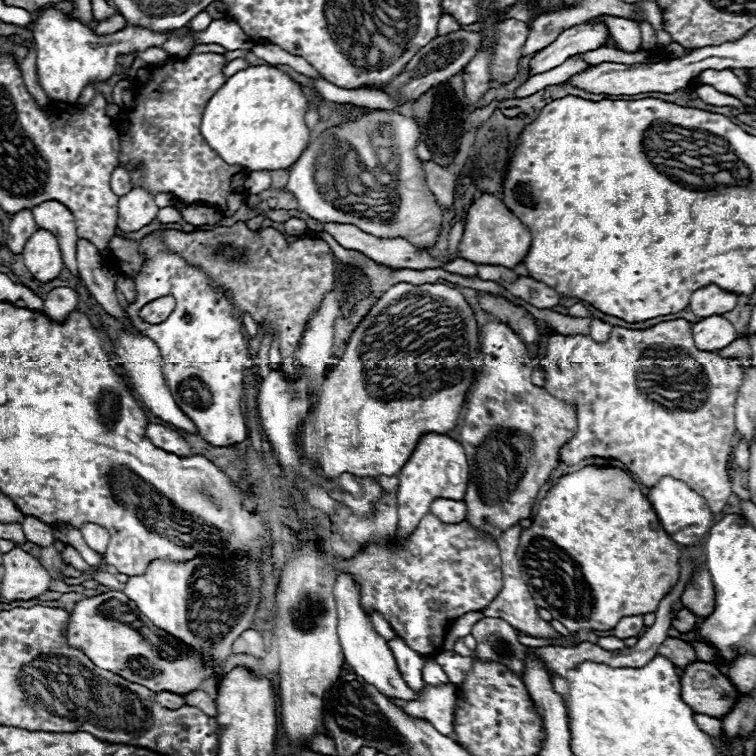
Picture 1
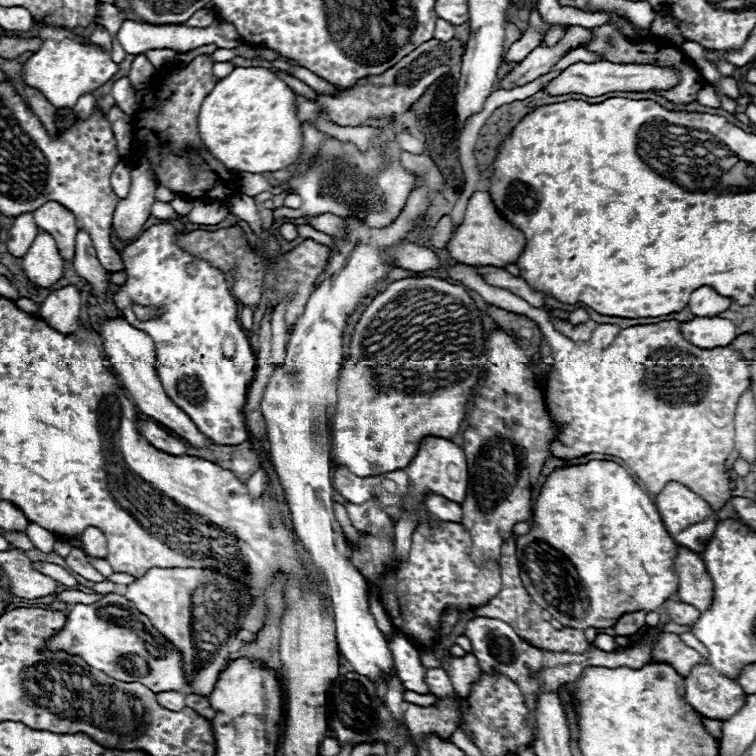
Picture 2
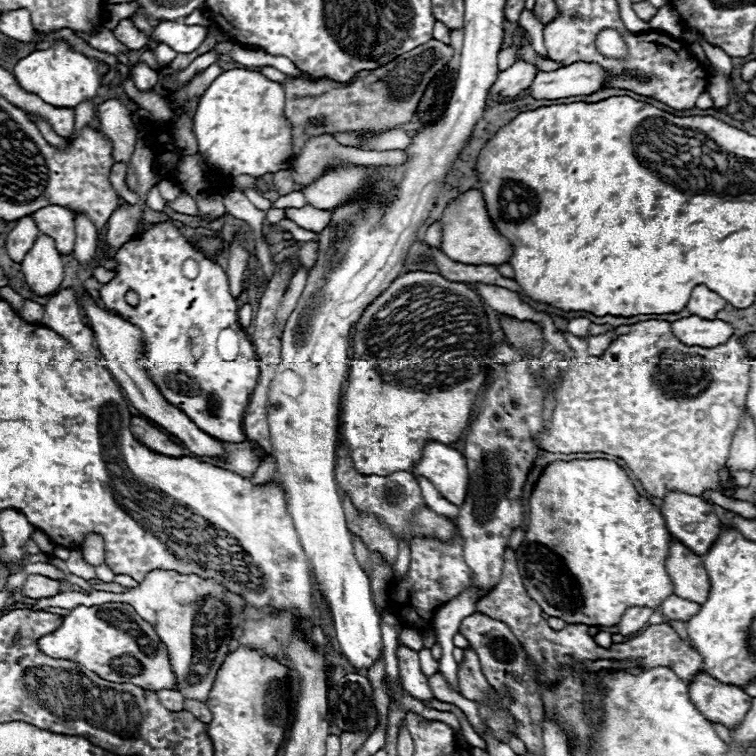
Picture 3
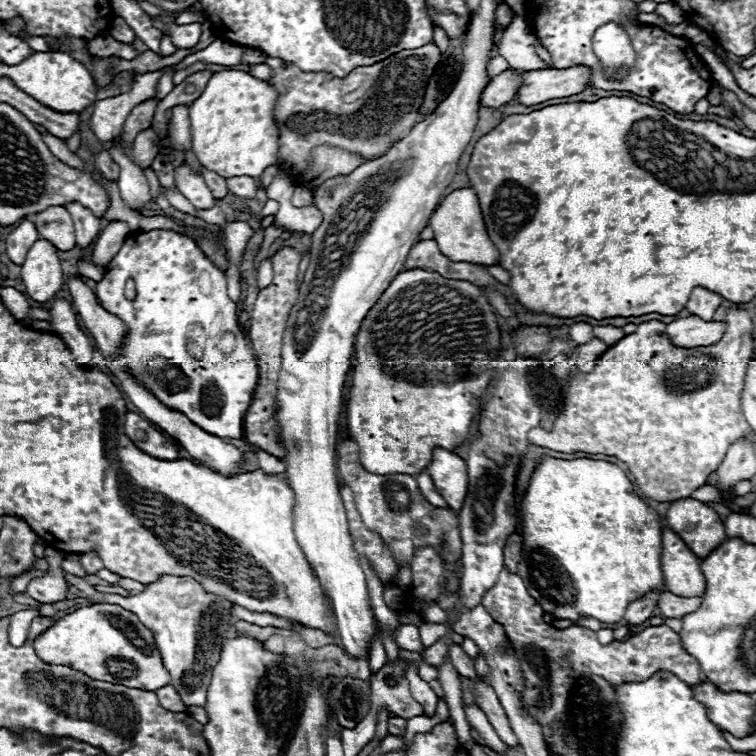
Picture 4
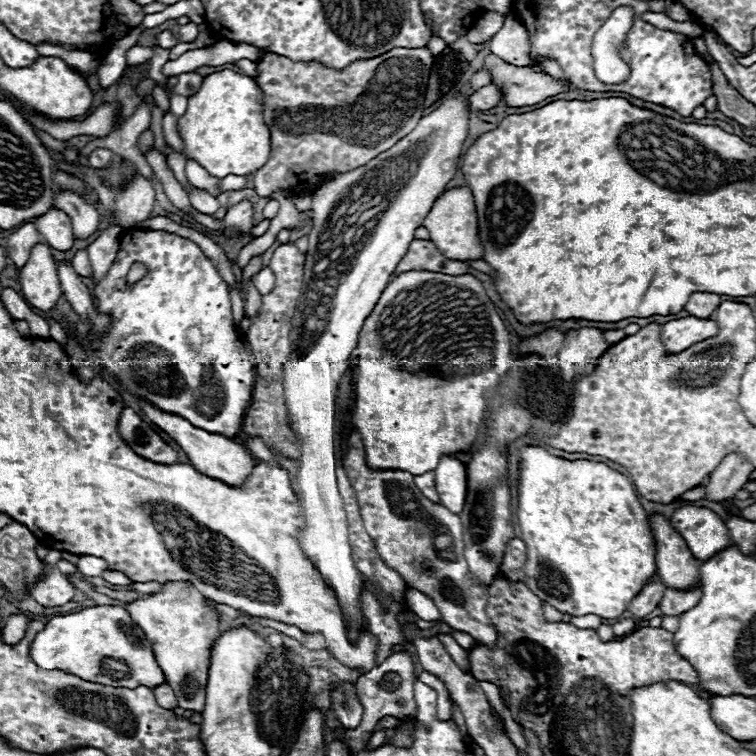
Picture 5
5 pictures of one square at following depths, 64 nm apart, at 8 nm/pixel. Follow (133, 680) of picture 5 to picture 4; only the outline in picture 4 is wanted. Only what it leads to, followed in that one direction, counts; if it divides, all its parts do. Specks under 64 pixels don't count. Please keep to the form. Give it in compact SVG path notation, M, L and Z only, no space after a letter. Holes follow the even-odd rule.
M92 604L58 618L54 626L50 626L50 630L42 632L34 640L34 652L46 664L74 666L74 670L82 670L82 674L86 674L88 678L110 684L144 688L152 692L170 684L170 674L162 666L152 632L132 612L116 604ZM110 662L128 664L128 668L112 672L108 668Z

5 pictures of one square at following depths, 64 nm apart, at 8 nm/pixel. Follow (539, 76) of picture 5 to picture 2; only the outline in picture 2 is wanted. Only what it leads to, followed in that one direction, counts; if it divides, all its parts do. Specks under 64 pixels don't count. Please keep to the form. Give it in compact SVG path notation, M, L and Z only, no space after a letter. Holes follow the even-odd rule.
M576 62L562 70L554 80L550 80L542 90L550 96L562 94L584 94L584 96L602 96L614 90L630 90L630 92L646 92L646 90L666 90L678 82L678 72L656 66L640 66L640 64L612 64L612 62Z

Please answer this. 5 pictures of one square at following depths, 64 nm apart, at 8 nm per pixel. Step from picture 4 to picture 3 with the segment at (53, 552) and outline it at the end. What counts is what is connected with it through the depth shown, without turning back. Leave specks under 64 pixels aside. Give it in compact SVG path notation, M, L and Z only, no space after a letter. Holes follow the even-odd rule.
M30 576L24 584L22 594L32 599L52 598L62 592L60 588L62 588L60 580L52 580L46 576Z

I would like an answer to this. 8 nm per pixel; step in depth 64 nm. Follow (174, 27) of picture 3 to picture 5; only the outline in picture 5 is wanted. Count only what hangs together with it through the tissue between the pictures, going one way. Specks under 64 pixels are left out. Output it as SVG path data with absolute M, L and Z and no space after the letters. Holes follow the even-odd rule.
M188 22L188 24L184 24L184 26L180 28L178 40L180 40L180 42L192 42L196 36L198 36L198 24Z

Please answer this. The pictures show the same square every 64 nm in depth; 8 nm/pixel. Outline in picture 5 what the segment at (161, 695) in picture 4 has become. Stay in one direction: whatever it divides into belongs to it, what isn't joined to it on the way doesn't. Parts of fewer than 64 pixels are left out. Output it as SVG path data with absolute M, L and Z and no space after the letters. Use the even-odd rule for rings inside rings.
M162 684L162 686L156 686L152 688L154 696L156 696L156 702L166 708L166 710L174 710L178 706L178 700L176 700L176 694L174 690L168 686L168 684Z

